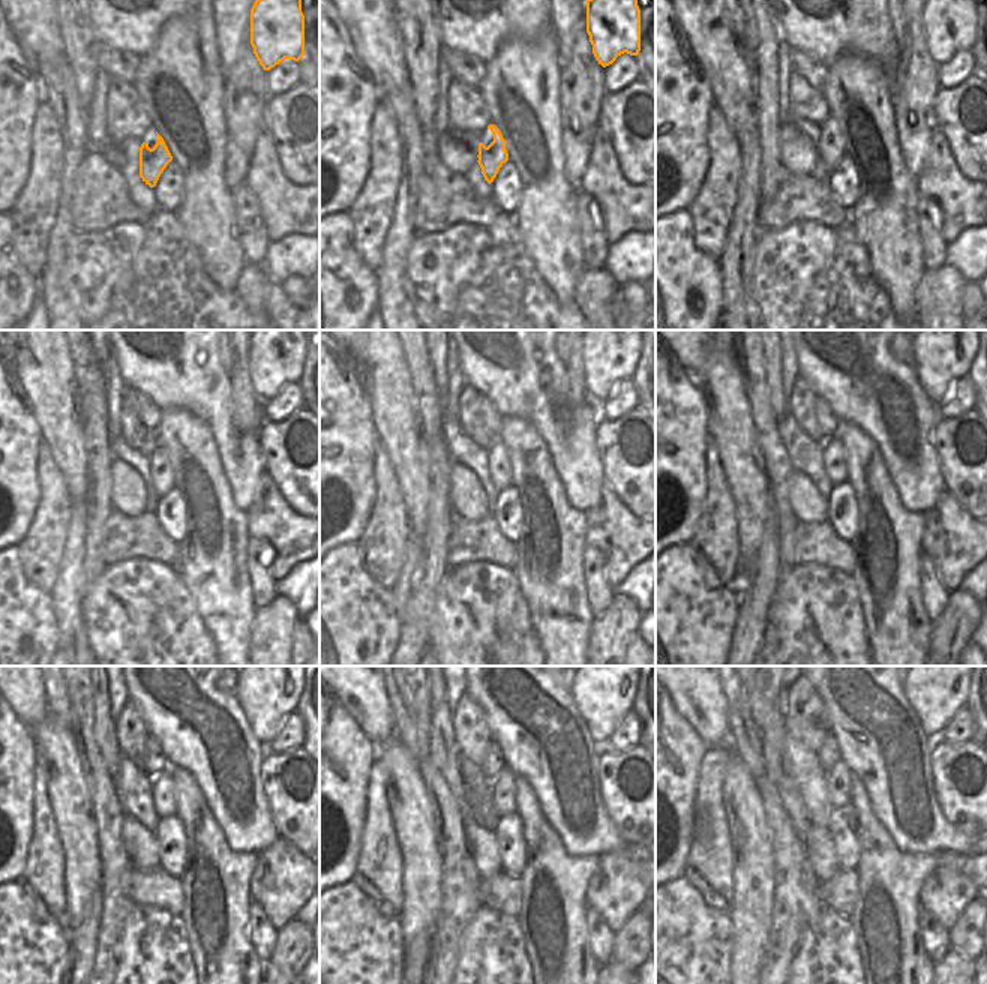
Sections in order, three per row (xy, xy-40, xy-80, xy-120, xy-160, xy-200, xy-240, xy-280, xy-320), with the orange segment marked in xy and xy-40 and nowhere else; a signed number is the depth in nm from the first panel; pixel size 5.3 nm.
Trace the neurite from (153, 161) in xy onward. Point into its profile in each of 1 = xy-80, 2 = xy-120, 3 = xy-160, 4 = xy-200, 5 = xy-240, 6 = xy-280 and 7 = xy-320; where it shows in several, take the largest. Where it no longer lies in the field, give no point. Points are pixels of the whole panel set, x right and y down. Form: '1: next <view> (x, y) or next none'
1: next xy-80 (833, 150)
2: next xy-120 (162, 480)
3: next xy-160 (498, 465)
4: next xy-200 (834, 462)
5: next xy-240 (162, 788)
6: next xy-280 (503, 786)
7: next xy-320 (839, 777)

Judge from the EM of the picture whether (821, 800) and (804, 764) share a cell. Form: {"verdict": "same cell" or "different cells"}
{"verdict": "same cell"}

